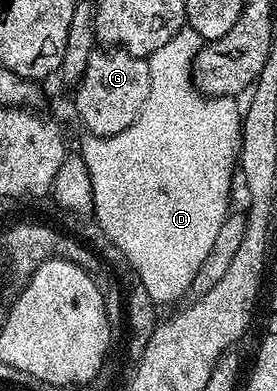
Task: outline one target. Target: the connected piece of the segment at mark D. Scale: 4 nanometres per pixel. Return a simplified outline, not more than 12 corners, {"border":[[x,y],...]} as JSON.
{"border":[[202,37],[148,59],[132,127],[87,136],[93,220],[155,303],[231,212],[242,113],[194,86]]}

